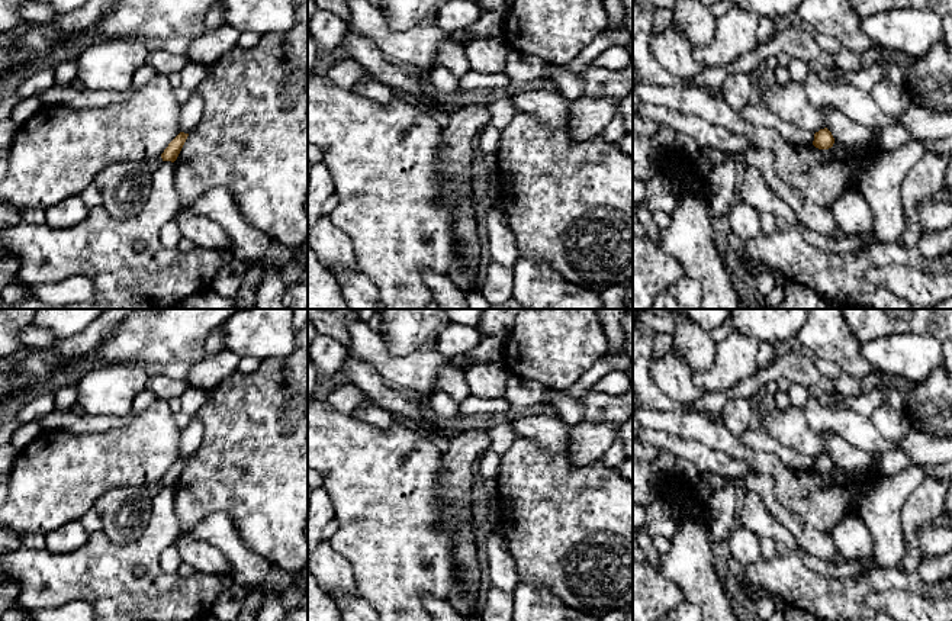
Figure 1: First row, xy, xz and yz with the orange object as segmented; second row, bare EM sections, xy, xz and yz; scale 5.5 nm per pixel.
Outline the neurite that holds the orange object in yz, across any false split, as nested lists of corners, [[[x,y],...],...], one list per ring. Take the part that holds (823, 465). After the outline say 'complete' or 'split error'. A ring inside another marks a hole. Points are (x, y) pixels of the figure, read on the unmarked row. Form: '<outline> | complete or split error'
[[[824,453],[824,454],[820,454],[818,457],[814,458],[814,466],[813,466],[813,470],[818,474],[829,474],[832,473],[834,469],[834,463],[832,460],[832,457]]] | complete

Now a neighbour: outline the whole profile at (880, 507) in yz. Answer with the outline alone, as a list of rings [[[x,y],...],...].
[[[911,464],[894,476],[878,476],[856,503],[856,515],[868,527],[875,550],[871,567],[898,567],[908,551],[901,511],[910,493],[926,479],[924,466]]]

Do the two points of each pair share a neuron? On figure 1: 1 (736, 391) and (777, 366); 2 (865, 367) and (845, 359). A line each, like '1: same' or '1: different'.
1: same
2: same

